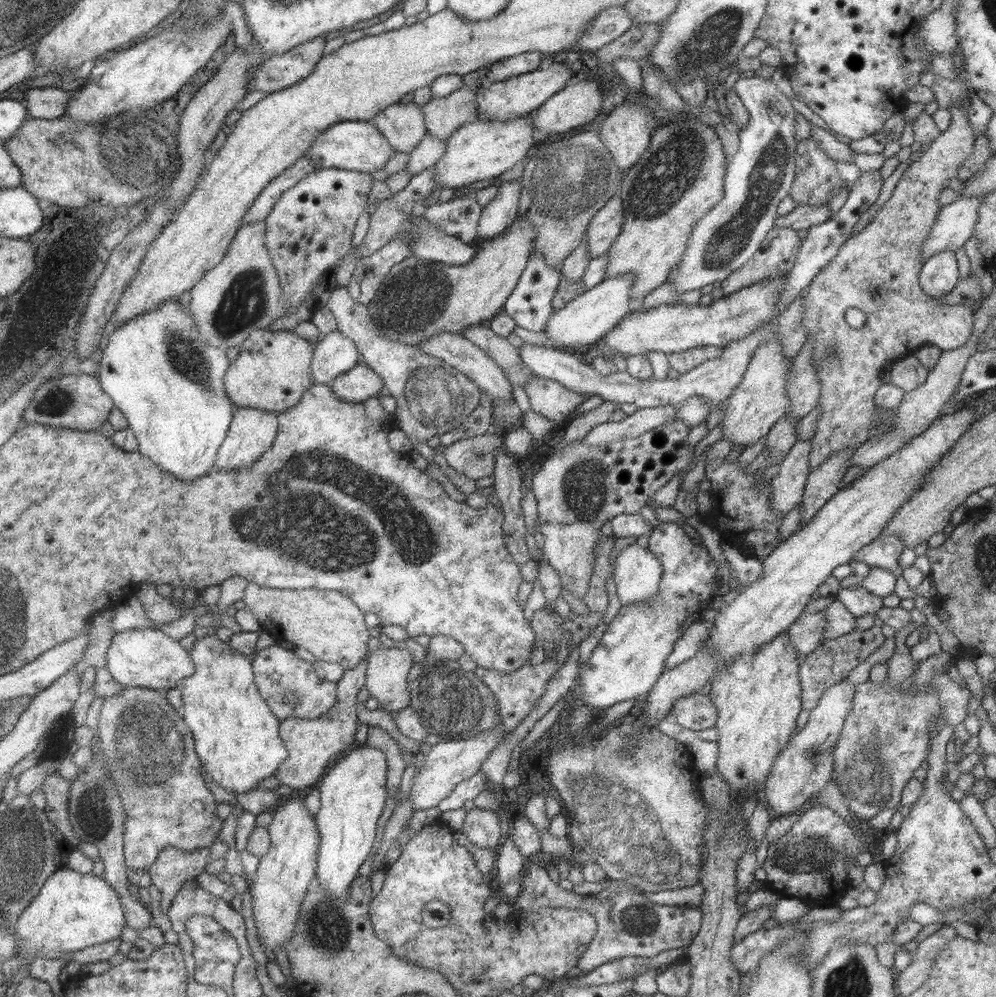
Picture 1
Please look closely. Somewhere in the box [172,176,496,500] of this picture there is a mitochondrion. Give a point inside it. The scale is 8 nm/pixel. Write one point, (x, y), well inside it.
(413, 297)

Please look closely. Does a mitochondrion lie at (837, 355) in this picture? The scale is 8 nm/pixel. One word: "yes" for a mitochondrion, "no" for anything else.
yes

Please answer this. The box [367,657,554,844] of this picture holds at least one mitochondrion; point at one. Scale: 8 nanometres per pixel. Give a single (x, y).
(452, 703)

